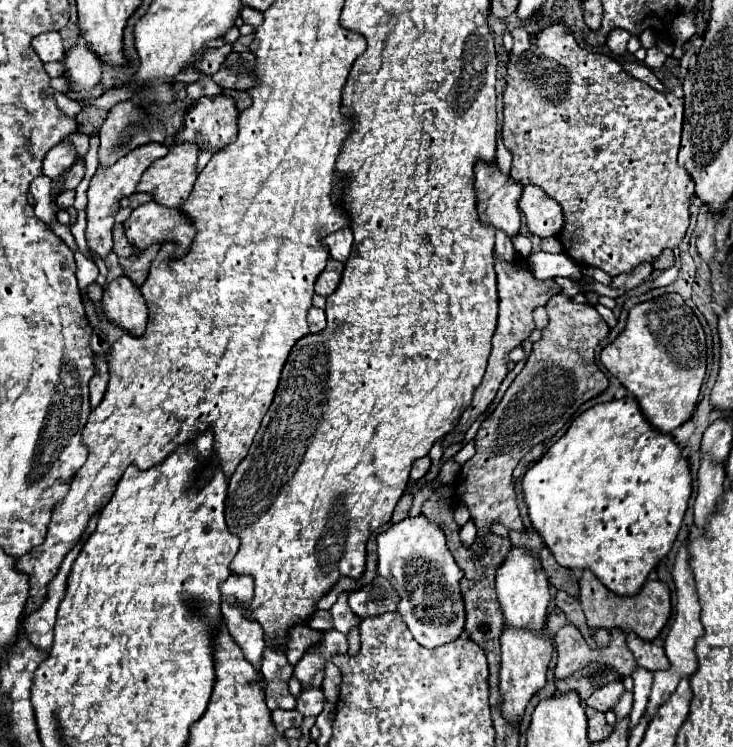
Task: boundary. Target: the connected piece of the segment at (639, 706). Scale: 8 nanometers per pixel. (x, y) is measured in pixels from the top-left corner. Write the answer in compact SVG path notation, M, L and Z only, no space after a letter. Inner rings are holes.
M638 668L634 674L634 706L632 706L632 712L630 712L630 720L632 720L632 726L630 730L638 724L638 720L642 718L644 710L646 710L646 702L650 698L650 690L652 690L652 674L644 668Z

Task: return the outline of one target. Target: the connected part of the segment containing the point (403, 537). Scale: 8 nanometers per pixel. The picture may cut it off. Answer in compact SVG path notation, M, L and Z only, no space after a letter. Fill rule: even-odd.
M418 514L414 518L406 518L394 526L390 526L386 532L378 534L378 574L386 572L388 580L392 586L400 592L400 604L398 612L402 614L404 622L408 624L408 630L414 634L414 638L424 646L424 648L438 648L444 646L452 640L456 640L462 630L464 630L464 600L460 594L460 578L464 572L458 568L454 562L448 546L446 546L446 536L442 528L434 522L430 522L426 516ZM392 570L406 570L406 578L398 578Z

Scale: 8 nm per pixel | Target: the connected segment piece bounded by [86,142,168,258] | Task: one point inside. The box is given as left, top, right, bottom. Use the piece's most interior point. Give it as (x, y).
(109, 185)

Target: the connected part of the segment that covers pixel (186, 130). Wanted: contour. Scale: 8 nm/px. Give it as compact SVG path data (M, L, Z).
M218 96L216 100L198 100L184 118L182 130L174 136L176 144L192 142L200 150L218 152L226 144L236 140L236 106L230 96Z

